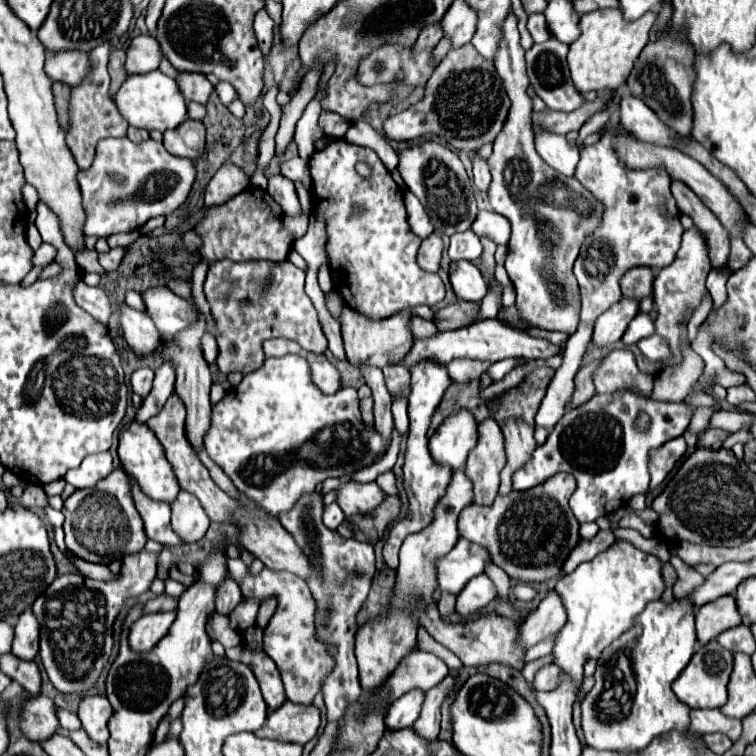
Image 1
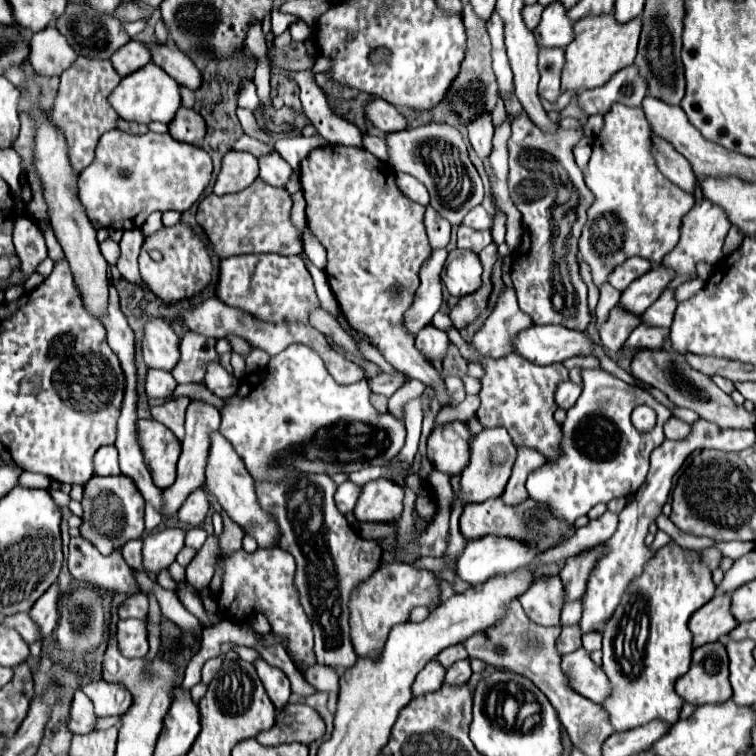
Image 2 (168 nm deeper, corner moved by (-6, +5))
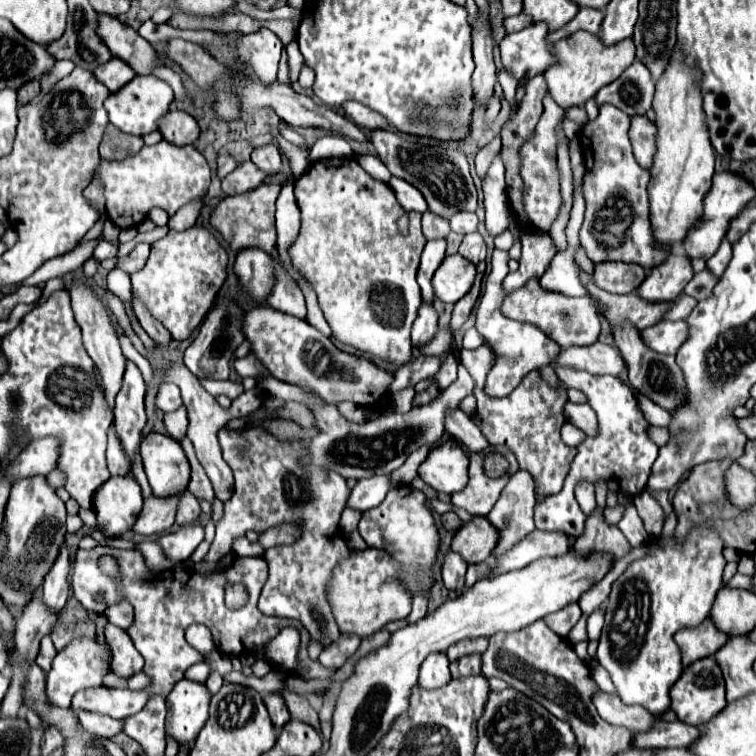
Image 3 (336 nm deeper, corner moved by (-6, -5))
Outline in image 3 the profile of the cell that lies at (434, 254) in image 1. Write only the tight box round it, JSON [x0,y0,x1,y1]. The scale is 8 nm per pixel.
[423,210,449,240]

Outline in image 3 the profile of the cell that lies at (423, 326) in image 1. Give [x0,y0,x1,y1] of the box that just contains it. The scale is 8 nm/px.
[463,346,577,500]

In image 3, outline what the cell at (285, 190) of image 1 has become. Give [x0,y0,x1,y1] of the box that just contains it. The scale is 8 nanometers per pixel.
[251,144,283,176]

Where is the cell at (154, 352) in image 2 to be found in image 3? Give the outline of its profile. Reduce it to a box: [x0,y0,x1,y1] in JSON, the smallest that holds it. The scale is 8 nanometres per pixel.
[163,362,261,502]

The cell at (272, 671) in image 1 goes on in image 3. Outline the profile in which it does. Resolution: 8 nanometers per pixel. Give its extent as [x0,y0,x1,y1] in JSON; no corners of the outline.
[265,692,289,732]

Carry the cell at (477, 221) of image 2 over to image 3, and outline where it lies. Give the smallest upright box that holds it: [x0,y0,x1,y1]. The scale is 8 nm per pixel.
[449,212,479,236]

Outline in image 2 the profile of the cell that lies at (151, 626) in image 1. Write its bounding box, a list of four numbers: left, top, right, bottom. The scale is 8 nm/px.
[117,620,149,658]

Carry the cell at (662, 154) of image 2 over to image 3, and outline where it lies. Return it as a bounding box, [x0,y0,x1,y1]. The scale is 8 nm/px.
[629,116,657,170]

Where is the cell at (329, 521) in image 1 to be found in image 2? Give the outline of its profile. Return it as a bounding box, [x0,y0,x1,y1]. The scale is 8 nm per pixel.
[335,482,361,514]

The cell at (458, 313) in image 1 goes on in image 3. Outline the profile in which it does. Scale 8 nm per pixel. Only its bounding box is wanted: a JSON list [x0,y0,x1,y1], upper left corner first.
[451,262,485,332]

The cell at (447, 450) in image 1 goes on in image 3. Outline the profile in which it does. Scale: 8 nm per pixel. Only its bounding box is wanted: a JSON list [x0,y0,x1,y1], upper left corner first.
[419,438,469,494]

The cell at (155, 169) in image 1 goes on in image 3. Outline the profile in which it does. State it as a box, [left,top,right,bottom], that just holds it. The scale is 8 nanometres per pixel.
[97,140,211,228]

